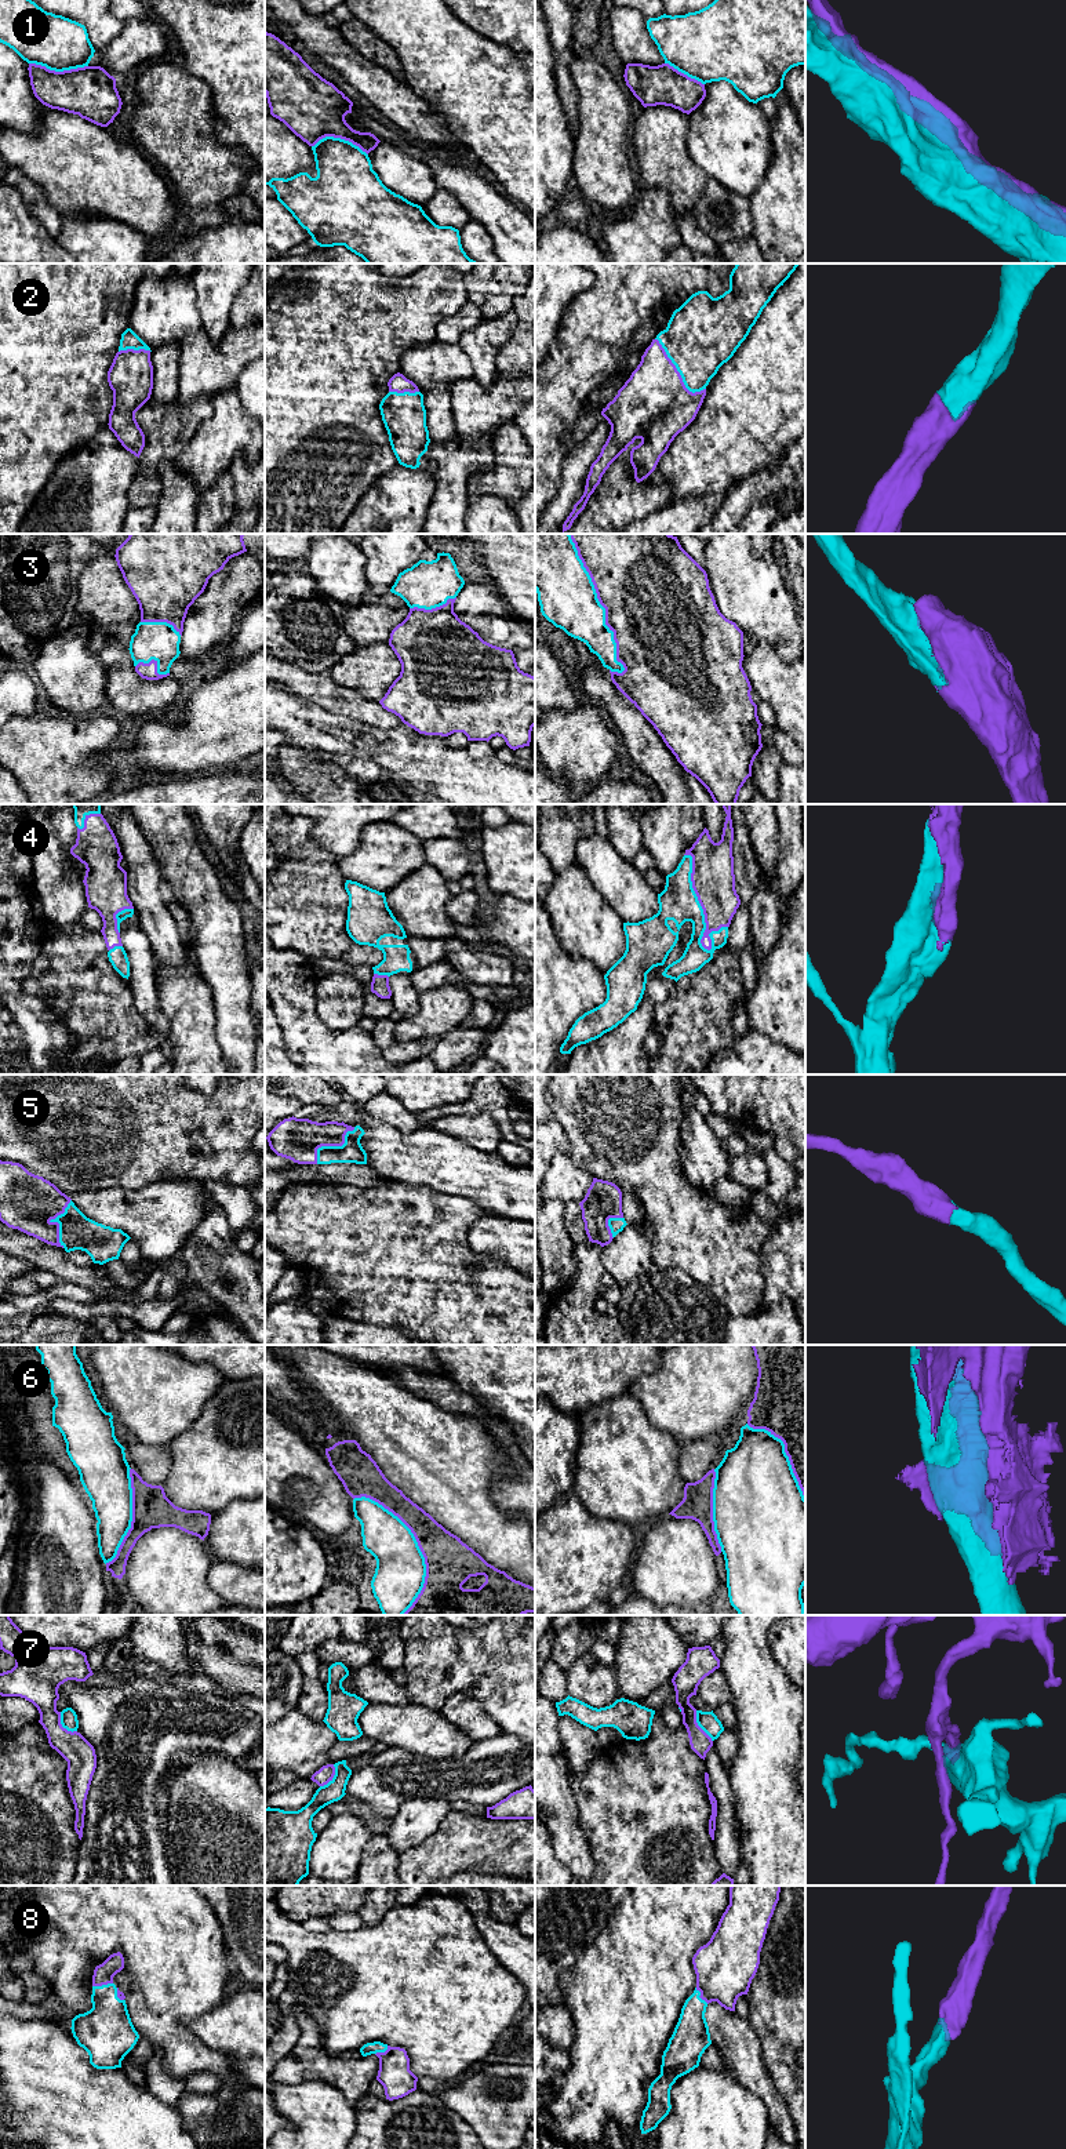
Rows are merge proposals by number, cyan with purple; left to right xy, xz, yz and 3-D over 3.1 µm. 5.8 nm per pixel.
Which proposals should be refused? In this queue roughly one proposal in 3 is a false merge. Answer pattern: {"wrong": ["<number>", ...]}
{"wrong": ["6", "7"]}

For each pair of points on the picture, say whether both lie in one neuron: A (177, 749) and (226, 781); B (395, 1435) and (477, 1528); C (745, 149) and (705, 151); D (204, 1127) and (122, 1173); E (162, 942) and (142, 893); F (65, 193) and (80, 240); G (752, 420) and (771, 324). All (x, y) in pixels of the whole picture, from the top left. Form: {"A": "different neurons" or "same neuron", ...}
{"A": "different neurons", "B": "same neuron", "C": "same neuron", "D": "same neuron", "E": "same neuron", "F": "different neurons", "G": "same neuron"}

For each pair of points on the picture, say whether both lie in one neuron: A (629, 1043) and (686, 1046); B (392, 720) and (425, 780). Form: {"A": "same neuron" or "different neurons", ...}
{"A": "different neurons", "B": "different neurons"}

